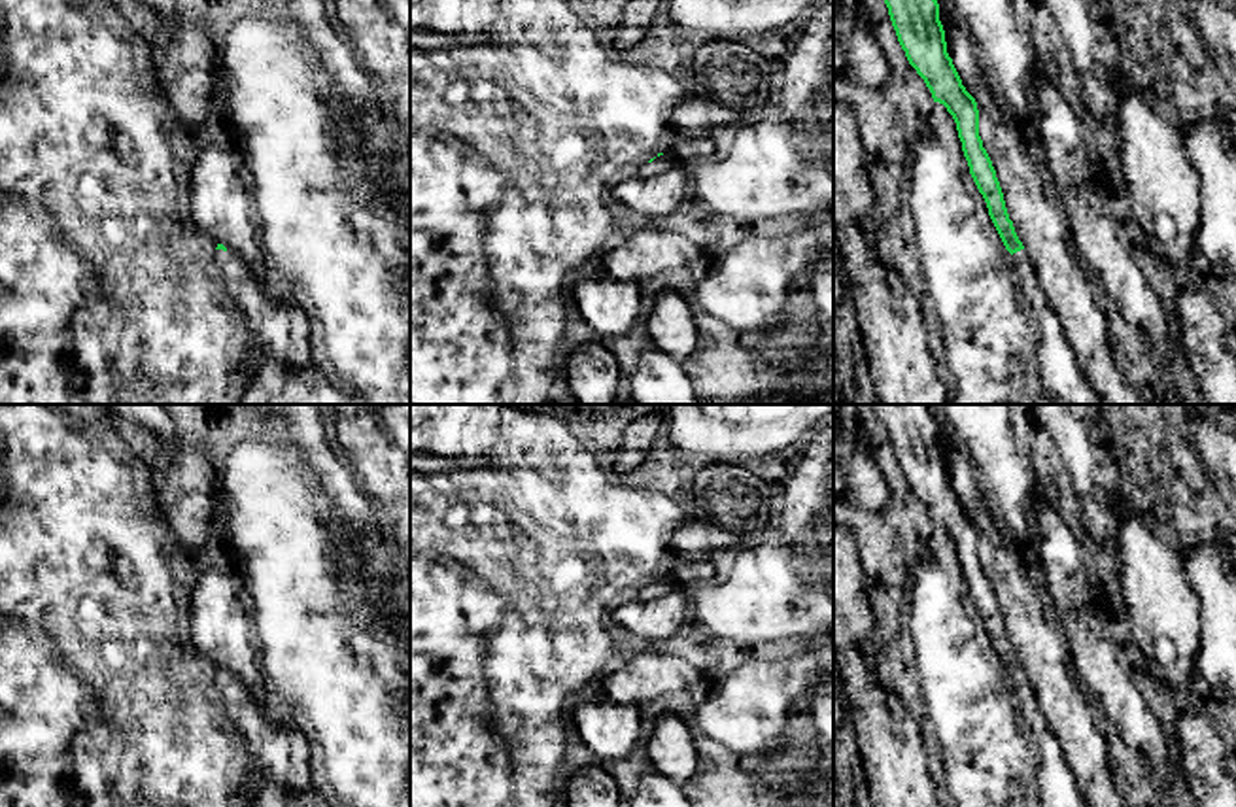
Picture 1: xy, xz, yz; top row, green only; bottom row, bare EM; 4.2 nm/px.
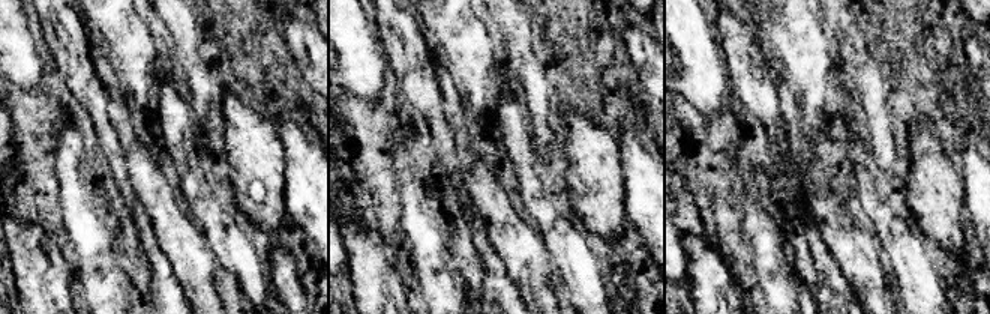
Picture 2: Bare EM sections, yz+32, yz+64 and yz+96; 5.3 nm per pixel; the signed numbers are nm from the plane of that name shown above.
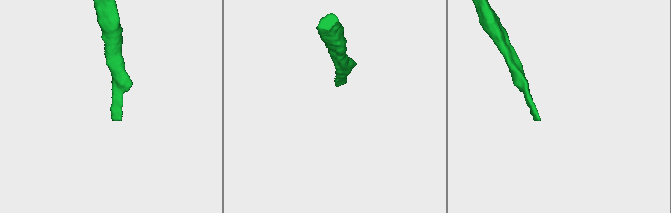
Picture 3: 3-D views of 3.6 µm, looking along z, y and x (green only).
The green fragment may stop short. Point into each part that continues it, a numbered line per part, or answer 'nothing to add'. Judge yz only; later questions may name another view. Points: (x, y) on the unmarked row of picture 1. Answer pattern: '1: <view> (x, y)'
1: yz (1057, 787)

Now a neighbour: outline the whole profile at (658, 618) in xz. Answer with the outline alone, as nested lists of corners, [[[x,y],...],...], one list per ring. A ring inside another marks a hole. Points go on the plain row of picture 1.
[[[684,588],[650,601],[635,599],[614,610],[614,622],[644,641],[671,639],[690,618],[692,607]]]

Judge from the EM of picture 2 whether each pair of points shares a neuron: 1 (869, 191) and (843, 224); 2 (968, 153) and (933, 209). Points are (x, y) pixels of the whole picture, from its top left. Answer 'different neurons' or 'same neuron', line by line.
1: different neurons
2: different neurons

